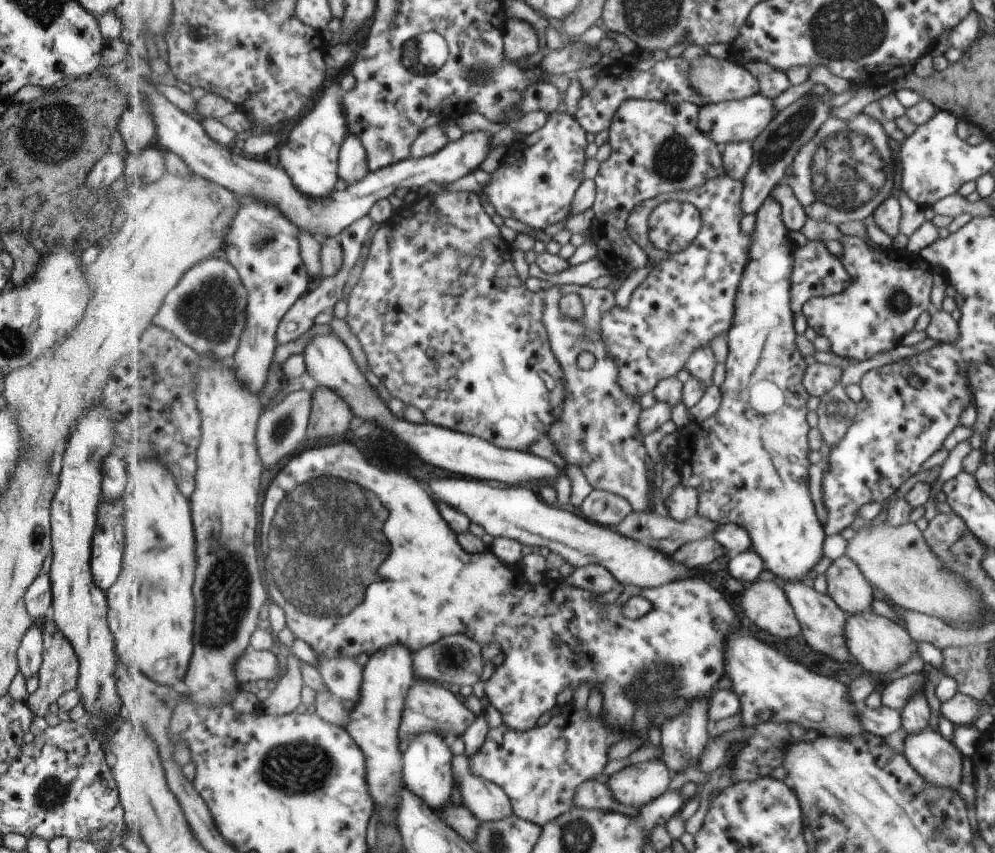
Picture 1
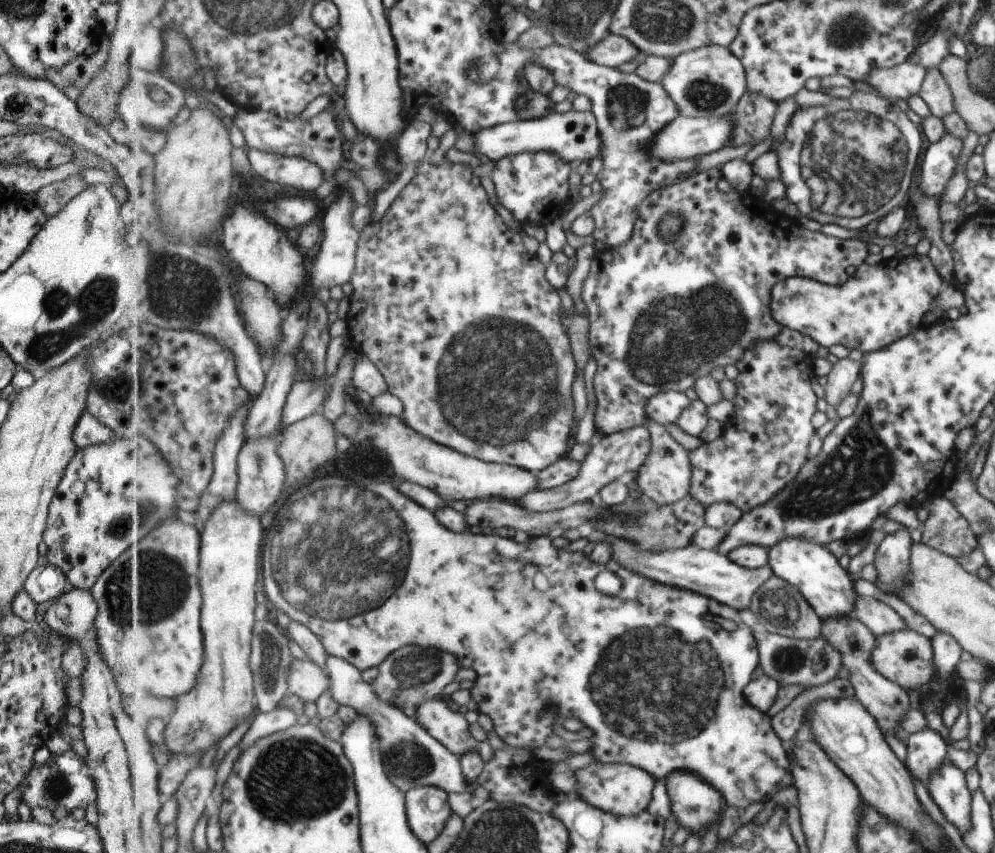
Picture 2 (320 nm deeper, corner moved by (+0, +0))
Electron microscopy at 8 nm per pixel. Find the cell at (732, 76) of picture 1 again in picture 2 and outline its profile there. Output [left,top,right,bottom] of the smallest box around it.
[662,45,748,118]

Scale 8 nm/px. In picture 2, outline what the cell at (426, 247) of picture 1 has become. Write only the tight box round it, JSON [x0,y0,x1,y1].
[345,157,578,474]

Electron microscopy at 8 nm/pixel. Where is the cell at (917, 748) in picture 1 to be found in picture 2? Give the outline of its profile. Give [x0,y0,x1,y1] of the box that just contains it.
[925,760,970,835]

